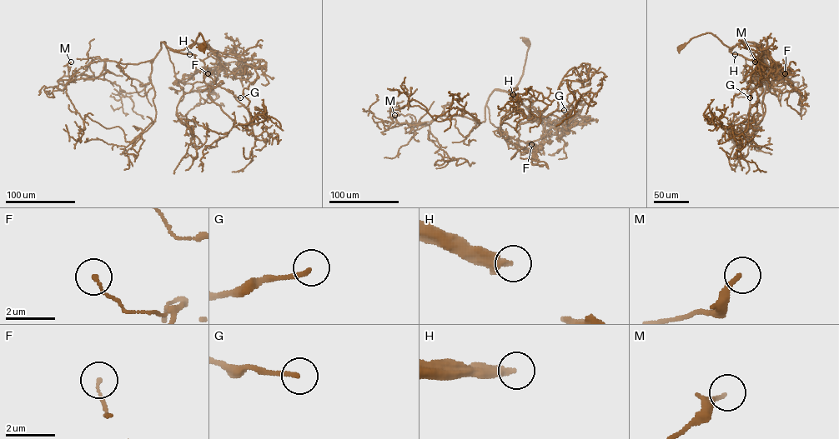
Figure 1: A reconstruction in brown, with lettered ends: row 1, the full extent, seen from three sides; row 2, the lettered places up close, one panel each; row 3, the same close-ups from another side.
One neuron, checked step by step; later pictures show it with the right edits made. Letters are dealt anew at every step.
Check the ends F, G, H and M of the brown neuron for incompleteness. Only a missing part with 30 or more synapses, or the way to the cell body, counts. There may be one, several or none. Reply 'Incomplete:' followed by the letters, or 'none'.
Incomplete: G

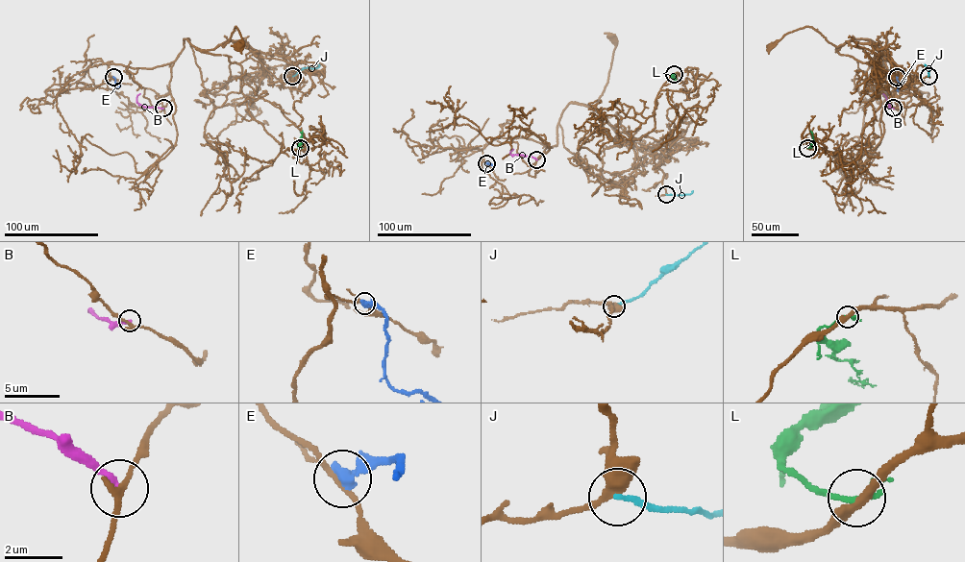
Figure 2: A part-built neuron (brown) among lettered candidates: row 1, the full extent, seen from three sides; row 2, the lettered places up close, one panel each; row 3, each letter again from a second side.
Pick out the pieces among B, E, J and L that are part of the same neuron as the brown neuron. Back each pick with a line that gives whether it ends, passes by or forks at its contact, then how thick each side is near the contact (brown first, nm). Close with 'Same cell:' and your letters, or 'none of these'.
Same cell: none of these

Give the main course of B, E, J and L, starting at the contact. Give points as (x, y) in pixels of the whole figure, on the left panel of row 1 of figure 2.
B: (163, 108), (138, 104), (136, 98), (139, 93)
E: (112, 77), (118, 85), (113, 91)
J: (292, 76), (302, 68), (316, 68), (319, 64)
L: (300, 148), (298, 146), (302, 143), (302, 131)

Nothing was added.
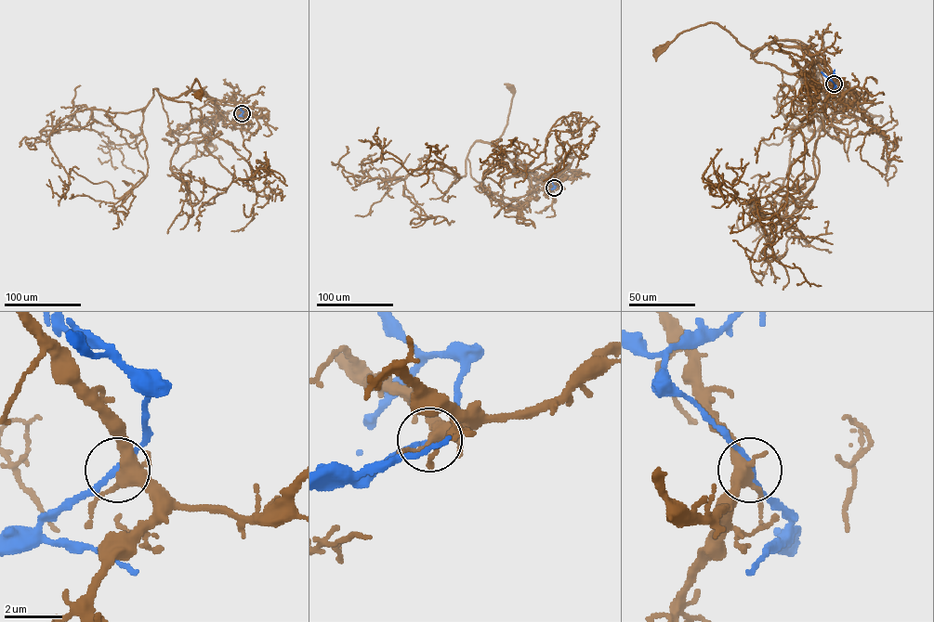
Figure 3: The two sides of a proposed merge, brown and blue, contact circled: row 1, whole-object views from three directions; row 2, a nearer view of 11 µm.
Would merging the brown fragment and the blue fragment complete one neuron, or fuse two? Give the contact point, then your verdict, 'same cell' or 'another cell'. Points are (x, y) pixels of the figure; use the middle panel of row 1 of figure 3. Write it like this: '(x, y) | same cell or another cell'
(554, 187) | same cell

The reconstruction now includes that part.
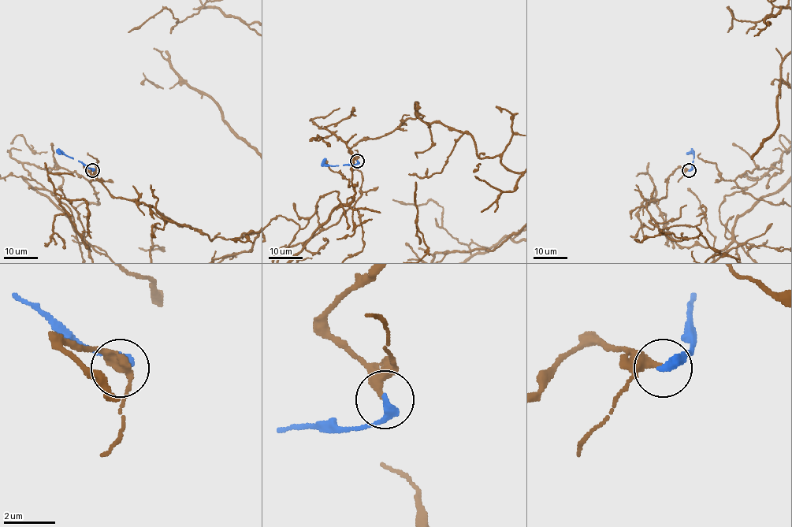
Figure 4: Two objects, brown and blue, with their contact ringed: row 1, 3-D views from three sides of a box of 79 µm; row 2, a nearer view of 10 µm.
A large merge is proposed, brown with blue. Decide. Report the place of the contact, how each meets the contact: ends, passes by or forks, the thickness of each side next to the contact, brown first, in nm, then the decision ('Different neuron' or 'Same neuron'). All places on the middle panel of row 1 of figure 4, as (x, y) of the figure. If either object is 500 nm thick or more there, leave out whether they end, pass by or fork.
Place: (357, 161). At the ring brown ends. At the ring blue ends. Thickness 360 nm (brown) against 360 nm. Same neuron

